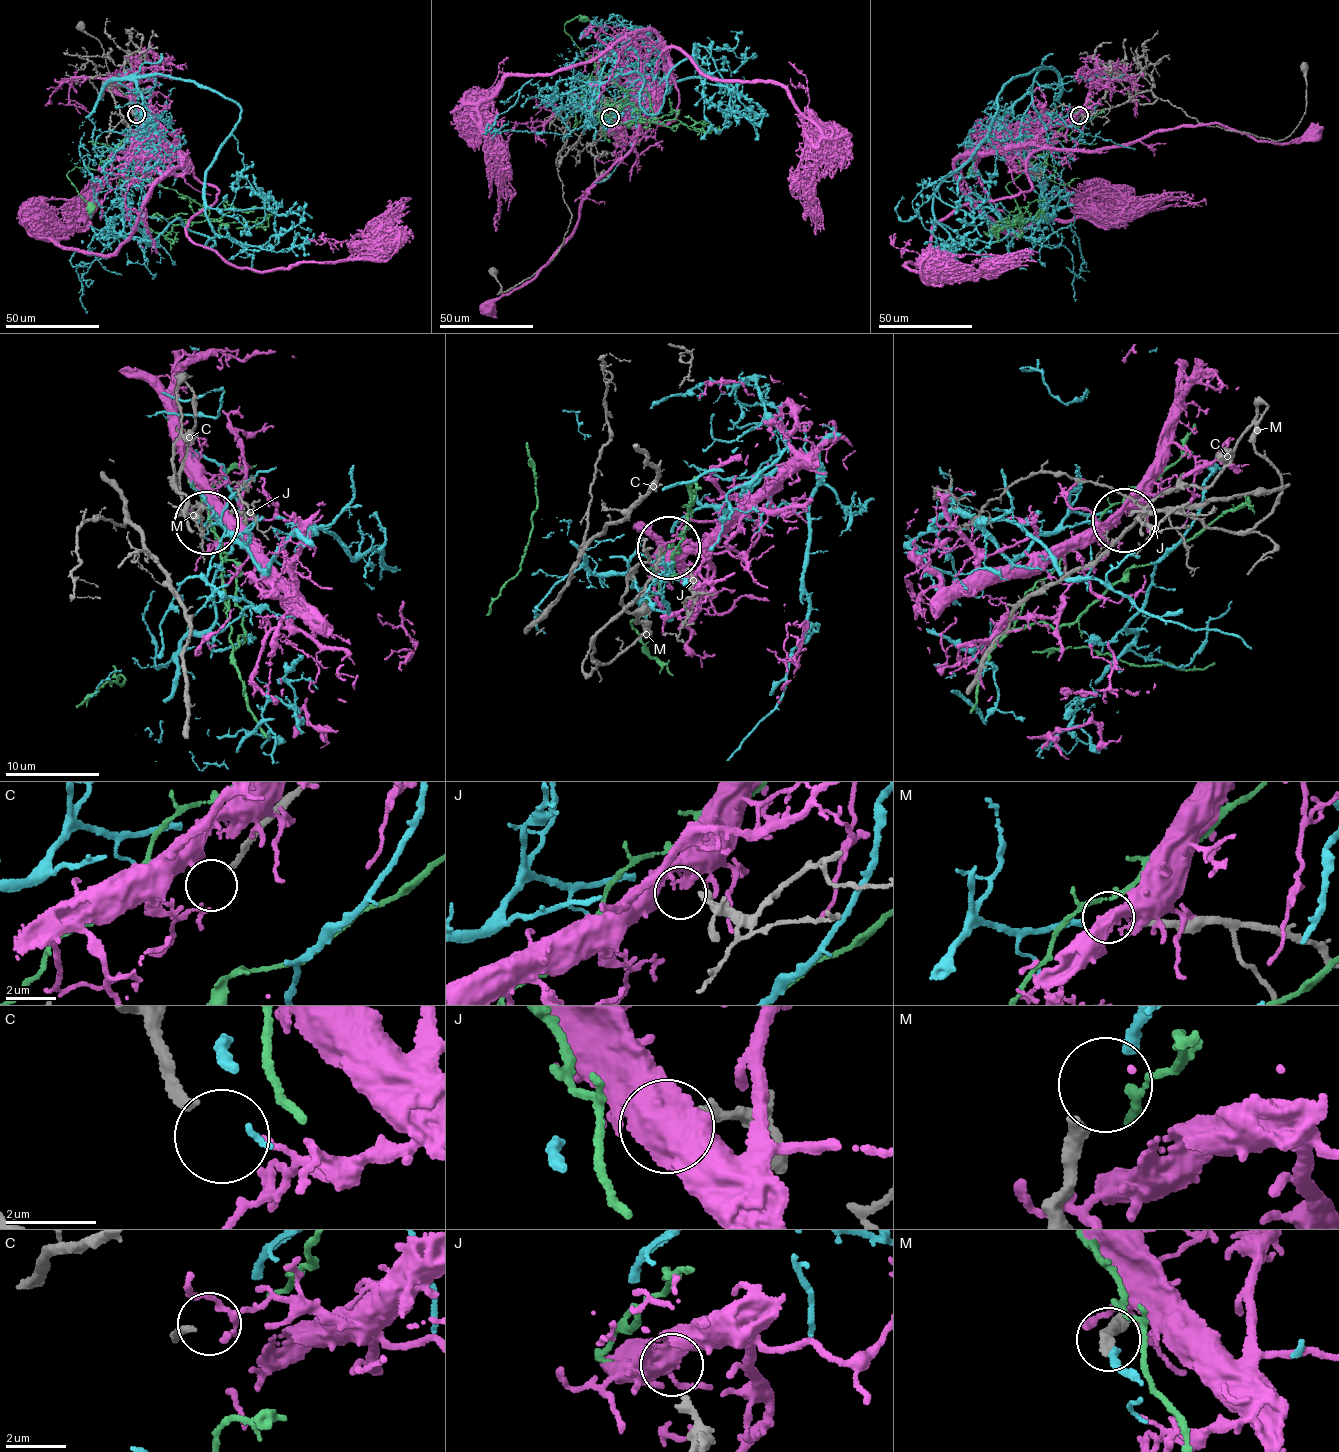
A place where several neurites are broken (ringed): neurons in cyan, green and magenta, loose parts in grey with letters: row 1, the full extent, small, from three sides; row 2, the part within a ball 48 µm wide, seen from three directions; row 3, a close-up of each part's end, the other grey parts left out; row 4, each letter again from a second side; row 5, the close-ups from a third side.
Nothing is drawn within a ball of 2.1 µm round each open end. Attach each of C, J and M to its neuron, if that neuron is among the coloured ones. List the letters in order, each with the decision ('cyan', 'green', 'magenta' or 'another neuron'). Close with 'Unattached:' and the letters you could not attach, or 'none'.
C: another neuron
J: magenta
M: cyan
Unattached: C

